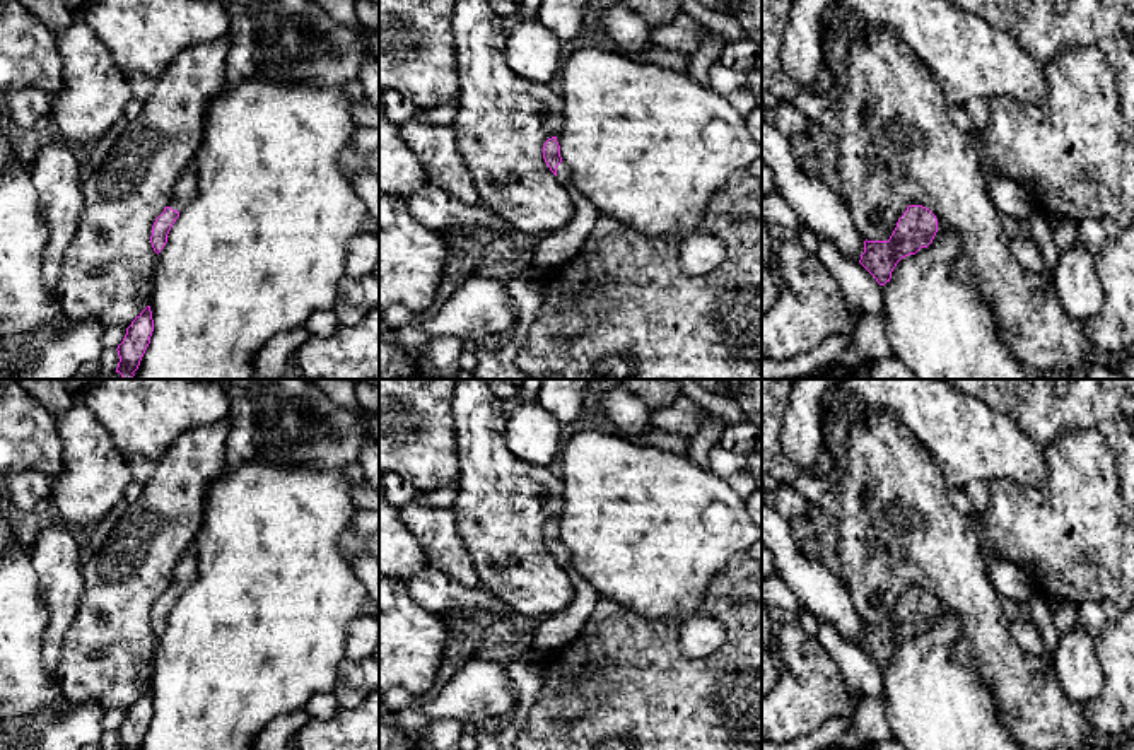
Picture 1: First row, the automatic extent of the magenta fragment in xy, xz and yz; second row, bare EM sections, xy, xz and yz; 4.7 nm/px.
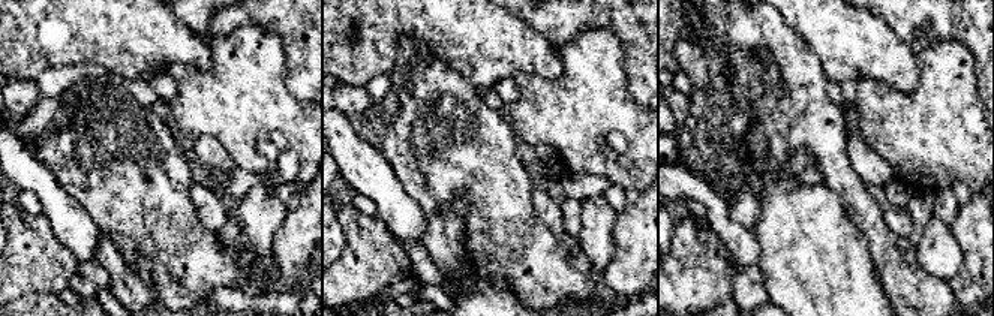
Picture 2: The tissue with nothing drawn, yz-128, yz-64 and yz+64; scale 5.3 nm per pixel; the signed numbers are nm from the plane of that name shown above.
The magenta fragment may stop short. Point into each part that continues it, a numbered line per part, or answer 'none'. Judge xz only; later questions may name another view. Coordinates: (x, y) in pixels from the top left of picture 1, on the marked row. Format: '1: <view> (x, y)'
1: xz (559, 246)

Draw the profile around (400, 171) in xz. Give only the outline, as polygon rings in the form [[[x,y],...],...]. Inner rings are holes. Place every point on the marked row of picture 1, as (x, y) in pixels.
[[[379,92],[379,193],[406,196],[429,183],[425,167],[400,133],[400,125],[389,121]]]

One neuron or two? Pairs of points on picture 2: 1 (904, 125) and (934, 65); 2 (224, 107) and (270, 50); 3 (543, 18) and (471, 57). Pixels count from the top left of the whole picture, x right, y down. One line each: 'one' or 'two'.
1: one
2: one
3: two

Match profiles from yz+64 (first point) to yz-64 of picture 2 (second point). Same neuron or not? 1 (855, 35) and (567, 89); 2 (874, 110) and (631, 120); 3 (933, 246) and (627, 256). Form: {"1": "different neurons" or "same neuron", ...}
{"1": "different neurons", "2": "same neuron", "3": "different neurons"}

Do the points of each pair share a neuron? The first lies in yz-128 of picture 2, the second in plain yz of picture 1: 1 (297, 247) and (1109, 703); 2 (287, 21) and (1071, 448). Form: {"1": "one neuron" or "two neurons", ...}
{"1": "one neuron", "2": "two neurons"}

